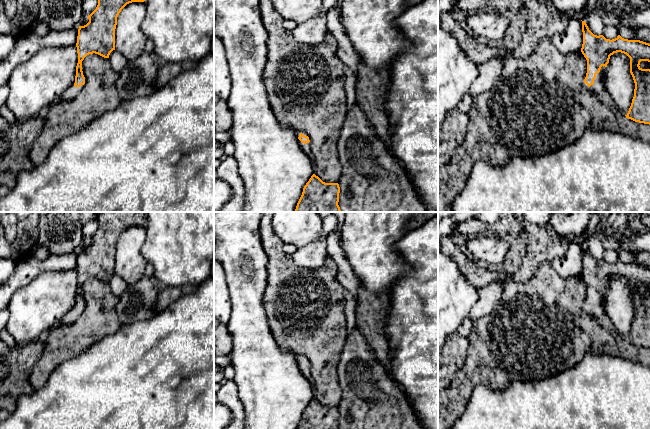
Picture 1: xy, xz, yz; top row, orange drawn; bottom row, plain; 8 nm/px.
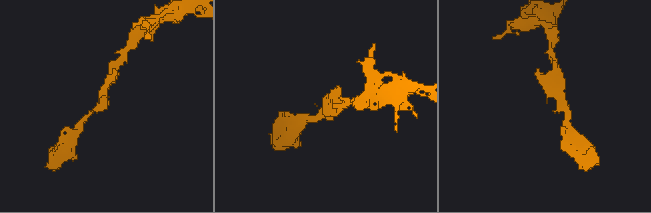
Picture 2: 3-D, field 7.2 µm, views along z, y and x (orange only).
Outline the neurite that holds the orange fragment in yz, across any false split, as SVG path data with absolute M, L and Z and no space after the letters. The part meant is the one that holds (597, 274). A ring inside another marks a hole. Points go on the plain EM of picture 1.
M582 245L583 268L581 276L587 284L587 297L584 303L584 311L595 318L598 324L609 331L612 335L616 334L615 328L607 318L604 311L603 298L609 287L610 280L621 276L630 282L630 297L635 307L634 321L626 342L635 346L650 349L650 293L642 293L639 289L641 285L650 286L650 268L640 264L628 264L618 259L615 263L606 263L603 259L594 259L588 252L586 246Z

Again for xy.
M147 212L98 213L98 229L88 240L89 246L78 253L75 306L57 325L72 324L79 319L85 308L82 295L84 282L93 277L109 282L110 277L115 274L115 253L119 237L129 227L144 226L146 220Z

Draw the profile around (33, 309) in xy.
M76 270L43 272L32 282L19 288L8 304L9 319L6 329L17 345L23 345L39 338L43 332L56 326L75 306L78 277Z

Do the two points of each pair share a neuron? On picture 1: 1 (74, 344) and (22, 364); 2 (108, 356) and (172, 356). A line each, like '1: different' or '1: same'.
1: different
2: same

